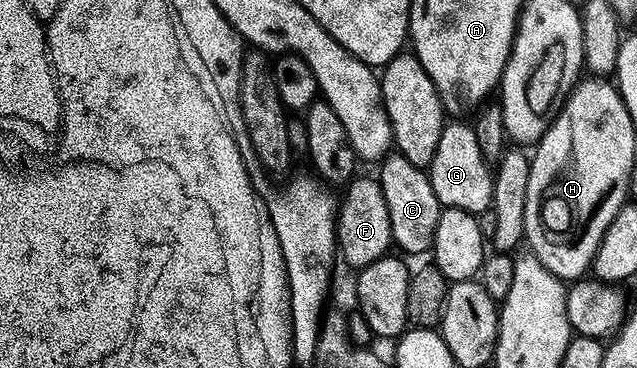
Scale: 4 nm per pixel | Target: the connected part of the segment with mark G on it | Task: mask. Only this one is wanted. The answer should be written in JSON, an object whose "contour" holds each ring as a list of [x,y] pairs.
{"contour":[[[451,121],[444,126],[427,174],[442,208],[465,210],[467,213],[478,215],[490,208],[494,178],[479,149],[472,126],[463,123],[465,122]]]}

